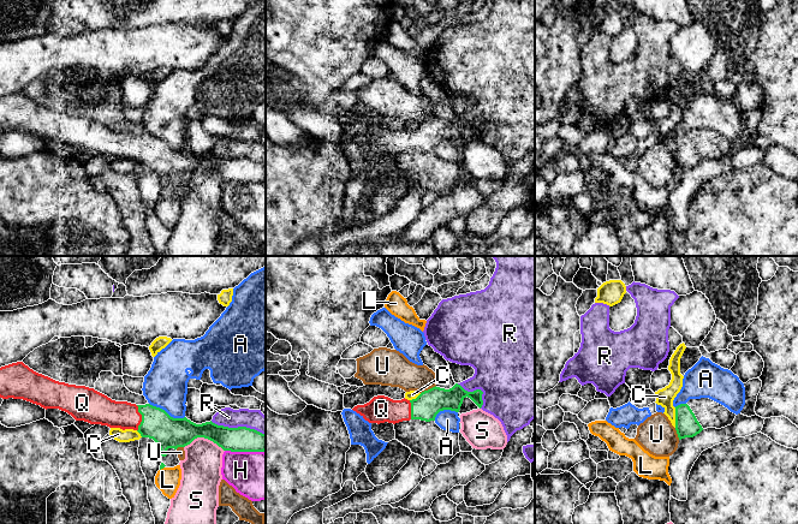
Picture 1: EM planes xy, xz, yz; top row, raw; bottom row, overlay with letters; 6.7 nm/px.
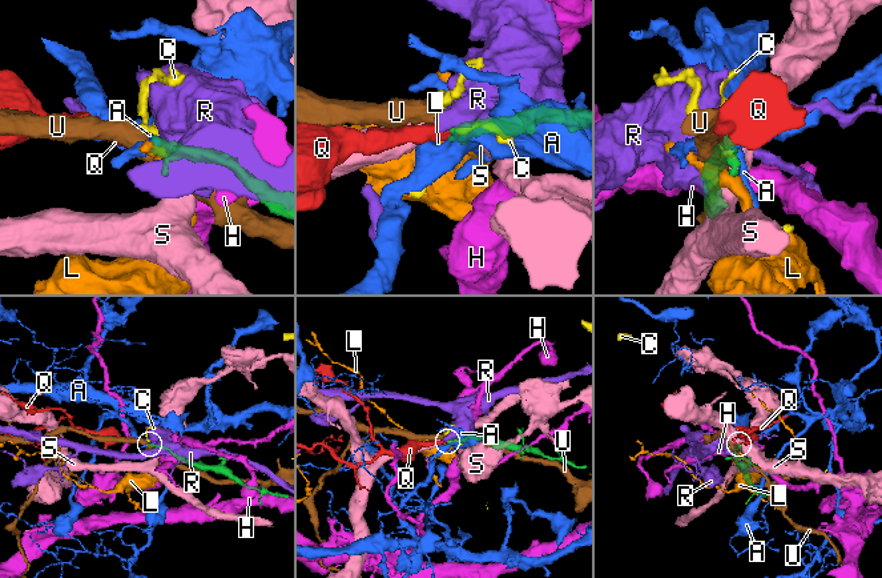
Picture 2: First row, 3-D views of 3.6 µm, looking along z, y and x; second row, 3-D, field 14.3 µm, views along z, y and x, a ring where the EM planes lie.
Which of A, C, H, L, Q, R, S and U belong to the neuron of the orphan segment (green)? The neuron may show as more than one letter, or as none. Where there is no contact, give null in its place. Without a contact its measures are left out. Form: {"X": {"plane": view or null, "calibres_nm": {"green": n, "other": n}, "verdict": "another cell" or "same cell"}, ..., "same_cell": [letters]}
{"A": {"plane": "xy", "calibres_nm": {"green": 200, "other": 300}, "verdict": "another cell"}, "C": {"plane": "yz", "calibres_nm": {"green": 160, "other": 120}, "verdict": "another cell"}, "H": {"plane": "xy", "calibres_nm": {"green": 170, "other": 320}, "verdict": "another cell"}, "L": {"plane": "xy", "calibres_nm": {"green": 40, "other": 170}, "verdict": "another cell"}, "Q": {"plane": "xy", "calibres_nm": {"green": 200, "other": 180}, "verdict": "same cell"}, "R": {"plane": "xy", "calibres_nm": {"green": 170, "other": 130}, "verdict": "another cell"}, "S": {"plane": "xy", "calibres_nm": {"green": 200, "other": 280}, "verdict": "another cell"}, "U": {"plane": "xz", "calibres_nm": {"green": 180, "other": 220}, "verdict": "another cell"}, "same_cell": ["Q"]}

